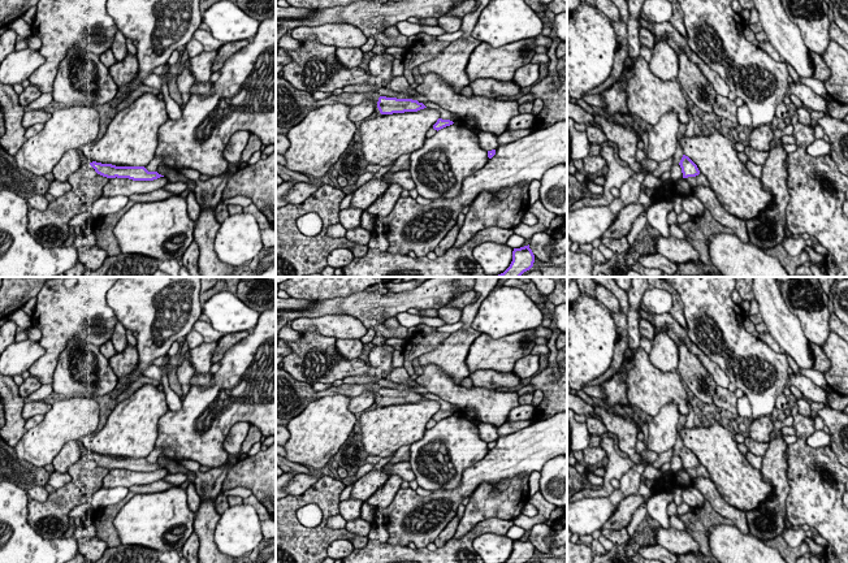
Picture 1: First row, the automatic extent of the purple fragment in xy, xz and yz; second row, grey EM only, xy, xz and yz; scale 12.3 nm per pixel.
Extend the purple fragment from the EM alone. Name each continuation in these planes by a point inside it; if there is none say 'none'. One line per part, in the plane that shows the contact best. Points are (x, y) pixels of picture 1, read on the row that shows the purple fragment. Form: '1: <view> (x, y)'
1: xz (357, 98)

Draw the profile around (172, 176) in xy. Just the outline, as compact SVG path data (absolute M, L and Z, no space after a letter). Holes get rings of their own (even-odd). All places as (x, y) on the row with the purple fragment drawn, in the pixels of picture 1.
M160 163L156 172L166 177L169 182L178 182L178 181L185 183L189 182L189 179L185 176L177 173L174 169L165 166L163 163Z

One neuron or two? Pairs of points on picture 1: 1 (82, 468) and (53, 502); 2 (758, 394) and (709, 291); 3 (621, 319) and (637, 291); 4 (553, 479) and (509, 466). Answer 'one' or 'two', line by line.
1: one
2: one
3: two
4: two

